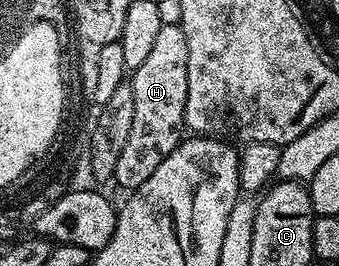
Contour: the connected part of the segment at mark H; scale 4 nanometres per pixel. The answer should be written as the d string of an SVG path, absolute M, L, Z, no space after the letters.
M163 25L157 33L153 50L136 71L130 72L129 80L134 100L133 127L118 158L113 179L126 189L134 189L149 181L157 165L177 149L185 135L183 118L189 89L189 44L185 42L182 27Z

